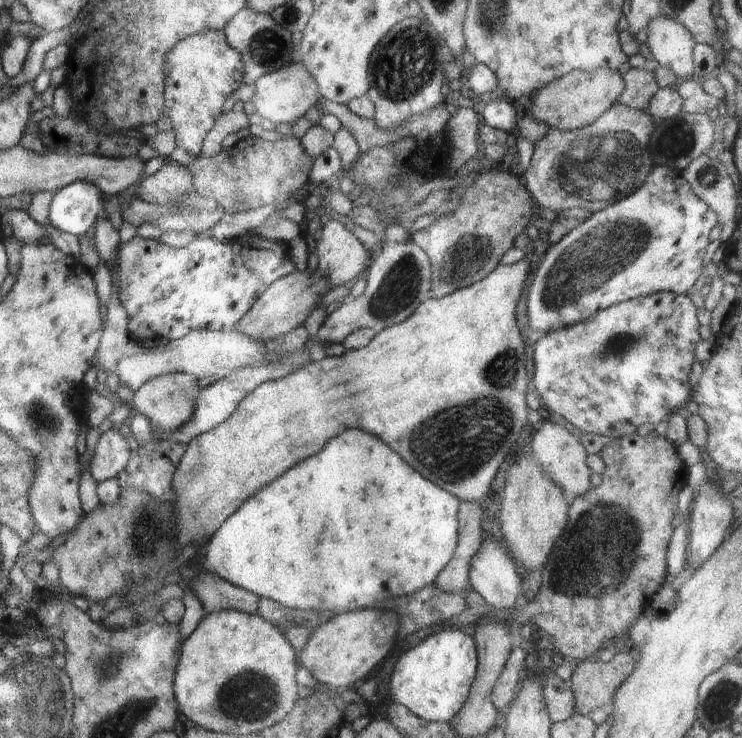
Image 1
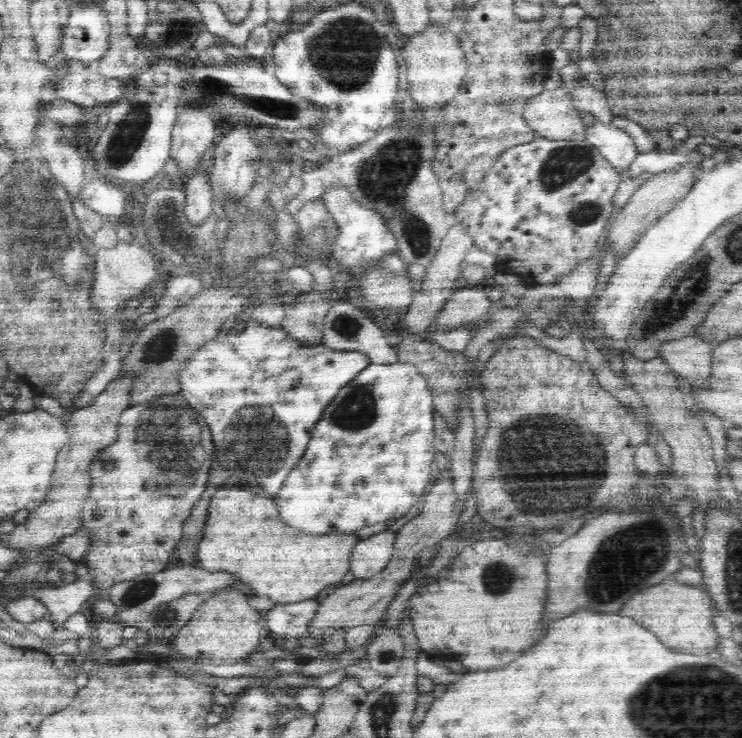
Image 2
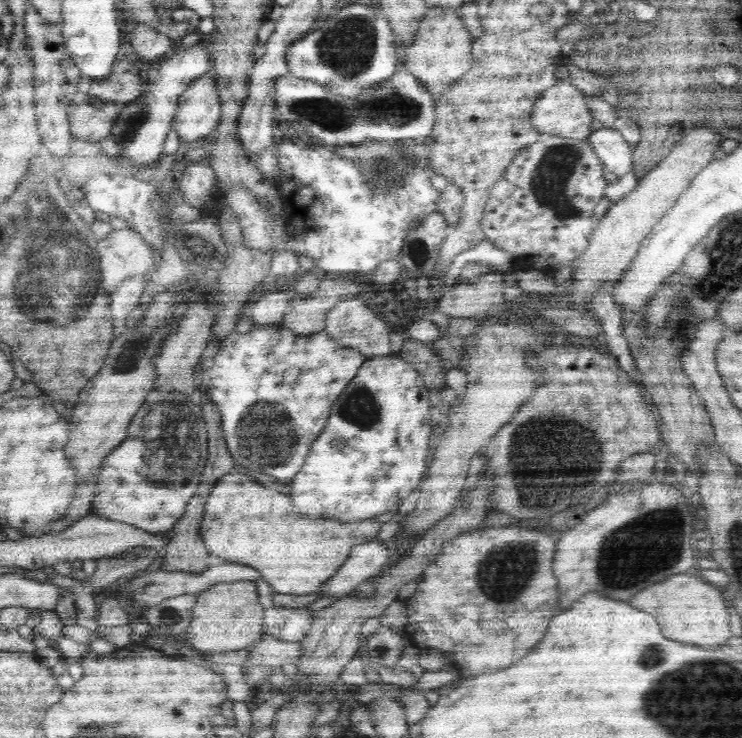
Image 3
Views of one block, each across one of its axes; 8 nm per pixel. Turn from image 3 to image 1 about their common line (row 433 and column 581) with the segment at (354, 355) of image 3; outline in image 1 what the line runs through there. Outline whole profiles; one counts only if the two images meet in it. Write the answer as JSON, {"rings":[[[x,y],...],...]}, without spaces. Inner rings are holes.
{"rings":[[[655,166],[636,192],[596,214],[592,213],[592,218],[573,228],[541,256],[526,294],[526,324],[529,330],[545,333],[560,330],[580,320],[588,320],[613,305],[654,293],[690,294],[700,274],[706,273],[704,254],[710,244],[708,235],[714,226],[716,212],[692,192],[682,172],[668,166]]]}

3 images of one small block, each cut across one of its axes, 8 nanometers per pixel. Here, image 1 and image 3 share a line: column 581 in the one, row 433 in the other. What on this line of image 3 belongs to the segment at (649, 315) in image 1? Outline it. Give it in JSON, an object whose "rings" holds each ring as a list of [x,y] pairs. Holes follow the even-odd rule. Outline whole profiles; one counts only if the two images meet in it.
{"rings":[[[397,354],[367,358],[346,386],[346,390],[334,402],[326,426],[314,440],[306,463],[301,467],[302,472],[298,472],[290,488],[296,512],[310,518],[356,522],[364,518],[376,519],[392,511],[395,506],[400,506],[427,476],[432,453],[428,437],[433,430],[429,393],[414,365]]]}

